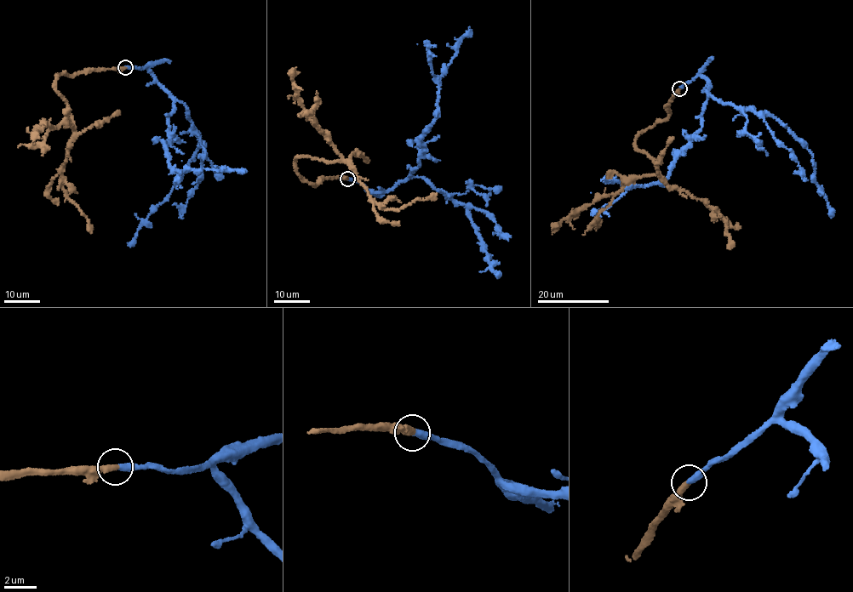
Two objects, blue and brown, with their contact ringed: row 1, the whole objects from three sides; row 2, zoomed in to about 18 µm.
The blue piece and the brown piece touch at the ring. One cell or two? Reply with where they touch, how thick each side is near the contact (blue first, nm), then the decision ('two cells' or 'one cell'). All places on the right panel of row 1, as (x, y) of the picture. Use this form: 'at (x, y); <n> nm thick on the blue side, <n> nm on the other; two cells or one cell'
at (679, 88); 360 nm thick on the blue side, 440 nm on the other; one cell

